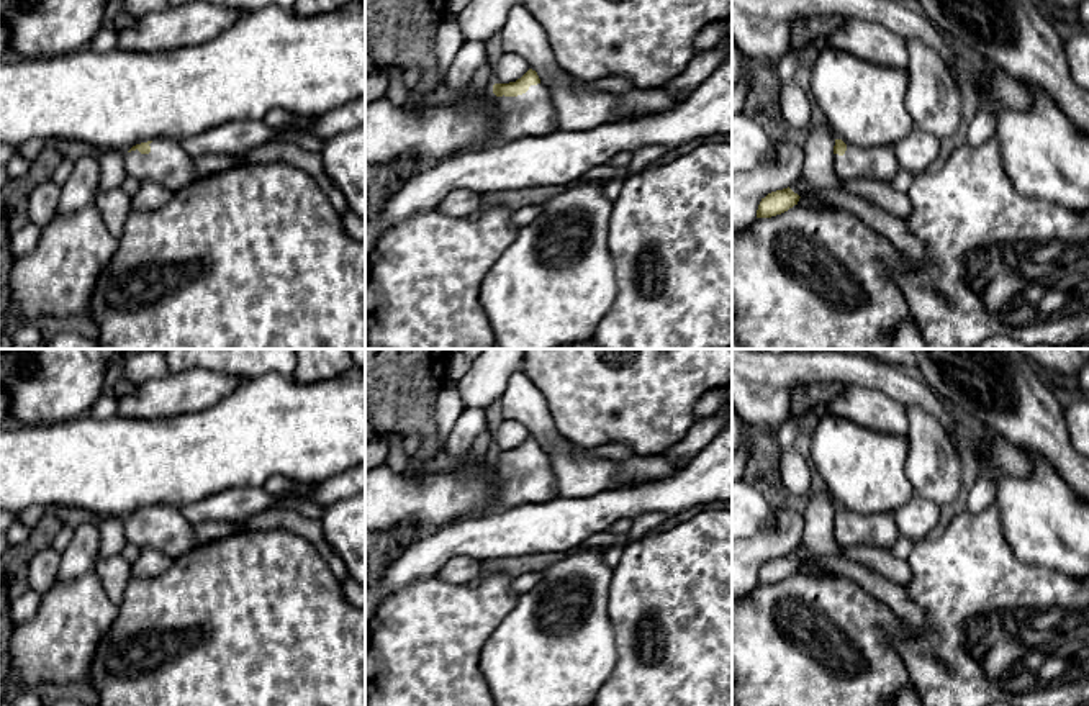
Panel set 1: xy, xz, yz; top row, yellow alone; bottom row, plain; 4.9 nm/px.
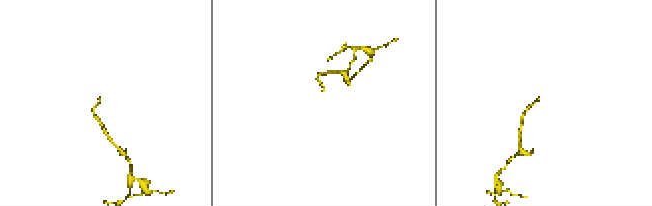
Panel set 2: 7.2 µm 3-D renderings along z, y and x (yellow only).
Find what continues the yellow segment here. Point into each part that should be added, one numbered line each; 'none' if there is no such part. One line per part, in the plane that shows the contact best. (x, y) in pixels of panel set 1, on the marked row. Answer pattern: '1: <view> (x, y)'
1: xz (533, 113)

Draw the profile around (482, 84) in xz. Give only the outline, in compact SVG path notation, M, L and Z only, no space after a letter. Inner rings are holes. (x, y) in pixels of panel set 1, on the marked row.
M486 62L473 77L468 85L468 93L472 95L486 95L493 90L493 69L491 64Z

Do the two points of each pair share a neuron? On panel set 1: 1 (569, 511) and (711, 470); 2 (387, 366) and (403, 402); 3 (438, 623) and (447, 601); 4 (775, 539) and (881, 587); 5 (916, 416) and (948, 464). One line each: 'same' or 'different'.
1: same
2: same
3: same
4: different
5: same

